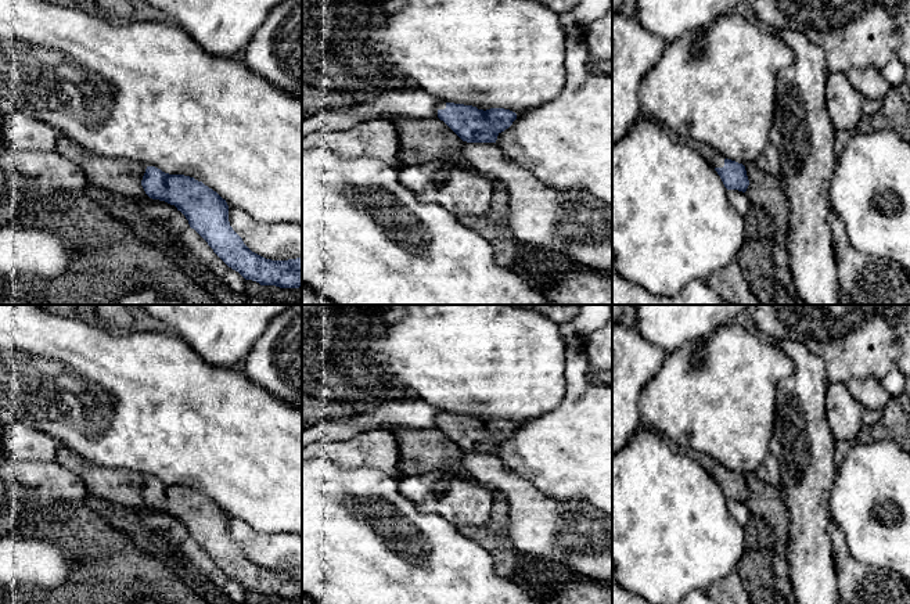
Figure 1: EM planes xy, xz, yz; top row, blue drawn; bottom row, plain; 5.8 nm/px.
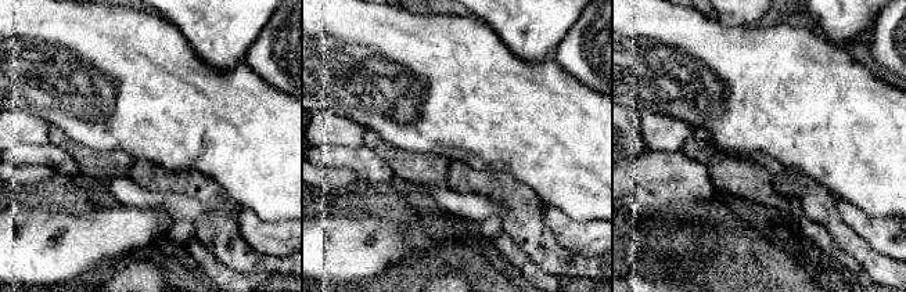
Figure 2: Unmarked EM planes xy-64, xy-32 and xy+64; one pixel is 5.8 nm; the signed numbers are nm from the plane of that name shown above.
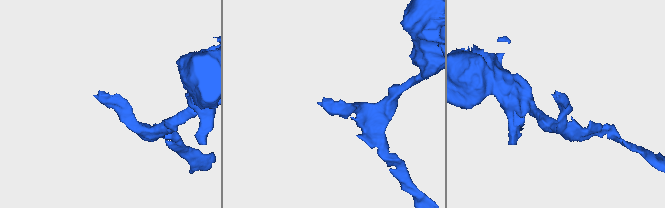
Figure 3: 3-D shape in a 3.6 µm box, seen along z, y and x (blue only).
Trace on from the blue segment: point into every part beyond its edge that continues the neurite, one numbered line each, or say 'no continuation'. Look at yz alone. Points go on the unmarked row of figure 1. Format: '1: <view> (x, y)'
1: yz (714, 468)

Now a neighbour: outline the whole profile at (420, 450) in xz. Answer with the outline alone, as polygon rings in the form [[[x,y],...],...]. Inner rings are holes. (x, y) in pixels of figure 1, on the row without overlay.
[[[396,425],[393,435],[398,442],[398,468],[402,477],[424,475],[442,470],[475,482],[461,467],[463,450],[439,428],[417,429]]]

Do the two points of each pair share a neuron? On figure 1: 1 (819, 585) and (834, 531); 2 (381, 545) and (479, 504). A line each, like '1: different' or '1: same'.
1: different
2: different

